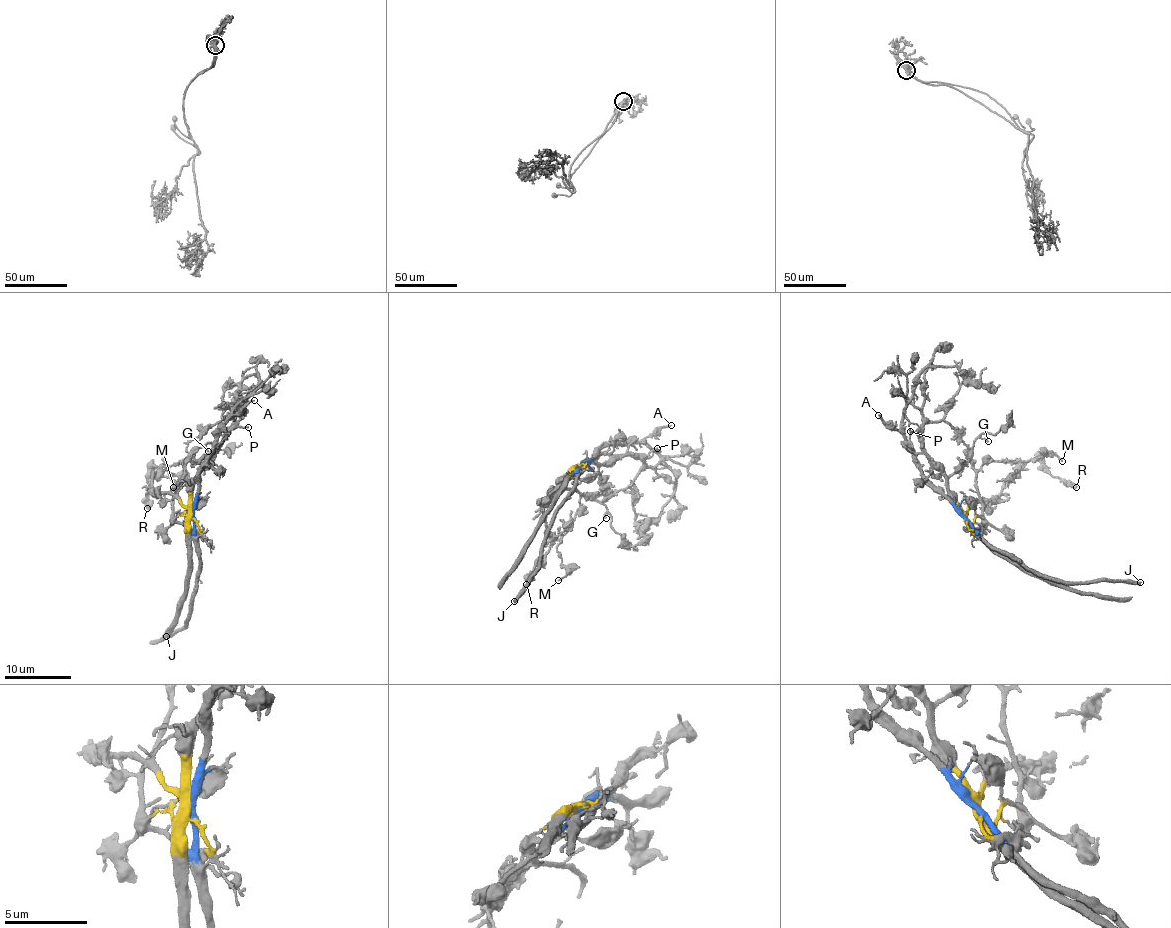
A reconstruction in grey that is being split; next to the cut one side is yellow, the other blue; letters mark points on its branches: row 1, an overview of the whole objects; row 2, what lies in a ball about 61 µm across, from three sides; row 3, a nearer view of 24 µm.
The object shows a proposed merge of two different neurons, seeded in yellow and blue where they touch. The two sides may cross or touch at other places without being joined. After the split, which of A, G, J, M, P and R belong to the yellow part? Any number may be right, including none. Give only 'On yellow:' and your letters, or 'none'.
On yellow: P, R

